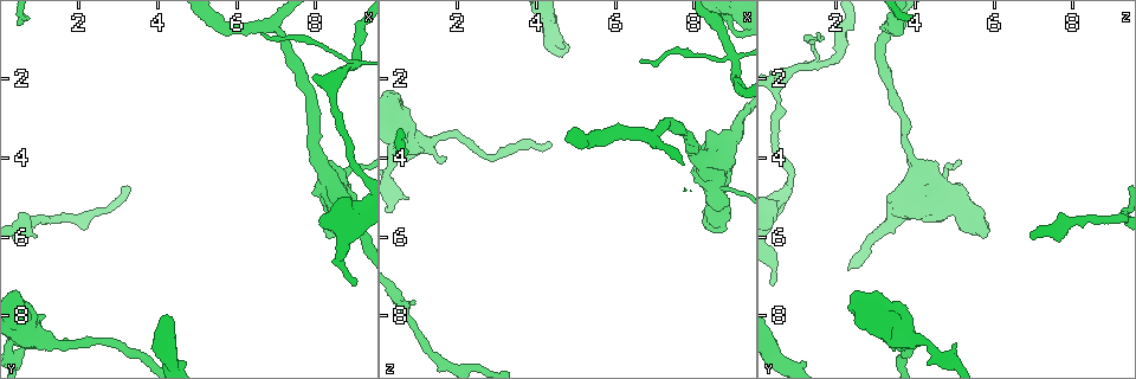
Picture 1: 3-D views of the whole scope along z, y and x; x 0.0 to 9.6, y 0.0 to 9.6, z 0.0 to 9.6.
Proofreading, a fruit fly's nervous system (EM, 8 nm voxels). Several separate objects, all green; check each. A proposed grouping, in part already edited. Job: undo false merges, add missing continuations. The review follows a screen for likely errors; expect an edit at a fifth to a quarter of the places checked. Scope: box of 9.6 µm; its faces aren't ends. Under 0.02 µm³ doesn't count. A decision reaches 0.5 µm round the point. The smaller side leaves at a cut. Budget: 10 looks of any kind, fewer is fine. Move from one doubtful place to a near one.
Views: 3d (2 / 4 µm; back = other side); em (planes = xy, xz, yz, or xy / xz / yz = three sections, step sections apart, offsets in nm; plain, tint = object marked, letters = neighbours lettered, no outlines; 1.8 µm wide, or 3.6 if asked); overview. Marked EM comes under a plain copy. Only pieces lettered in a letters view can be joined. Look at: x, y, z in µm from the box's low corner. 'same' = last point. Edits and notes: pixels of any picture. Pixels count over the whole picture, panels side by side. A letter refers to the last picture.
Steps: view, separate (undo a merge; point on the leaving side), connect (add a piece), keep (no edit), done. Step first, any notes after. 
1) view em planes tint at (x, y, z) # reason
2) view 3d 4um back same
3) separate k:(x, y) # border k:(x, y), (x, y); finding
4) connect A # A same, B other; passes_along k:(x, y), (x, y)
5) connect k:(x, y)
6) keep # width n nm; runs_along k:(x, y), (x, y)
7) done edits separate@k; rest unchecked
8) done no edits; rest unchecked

view em 3.6um xy step 4 tint at (8.45, 5.75, 5.65) # thick turns thin

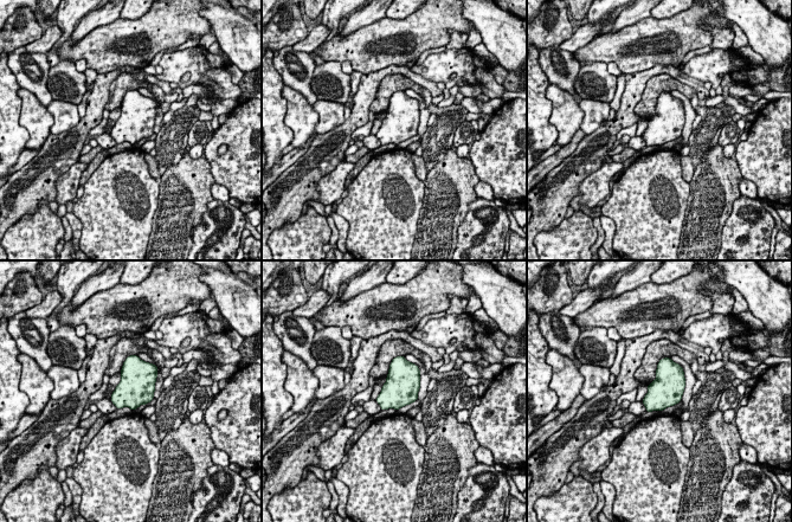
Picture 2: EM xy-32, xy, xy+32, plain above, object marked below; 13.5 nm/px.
view em 3.6um planes tint same

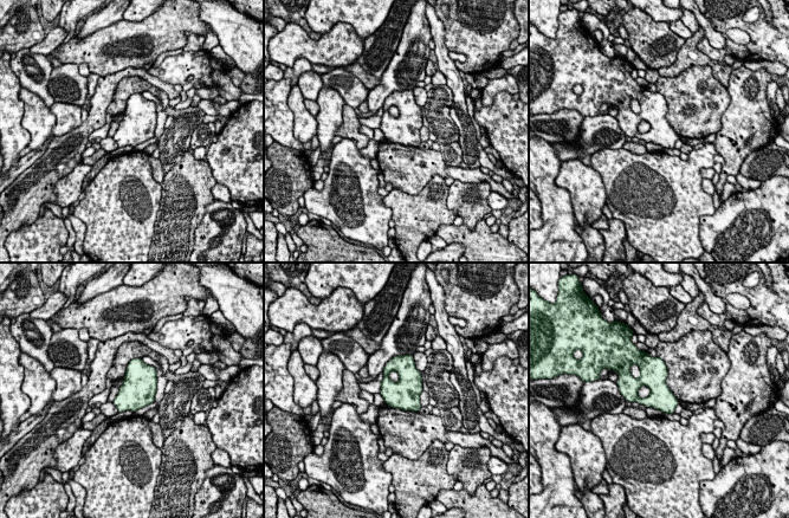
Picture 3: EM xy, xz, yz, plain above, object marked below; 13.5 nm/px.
view em 3.6um planes letters same # what lies round it

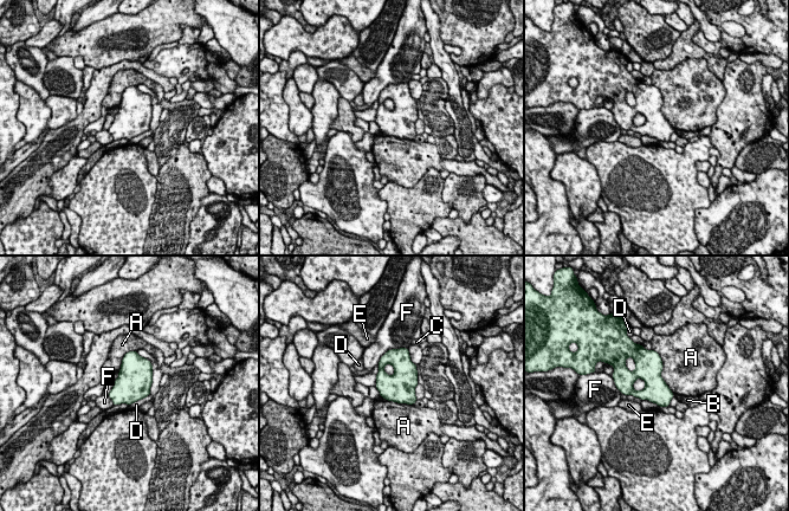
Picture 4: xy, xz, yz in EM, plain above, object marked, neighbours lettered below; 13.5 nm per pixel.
keep # width 320 nm; A other, B other, C other, D other, E other, F other; one neuron here

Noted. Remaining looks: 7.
view em 3.6um planes letters at (8.15, 4.15, 4.45) # thick end

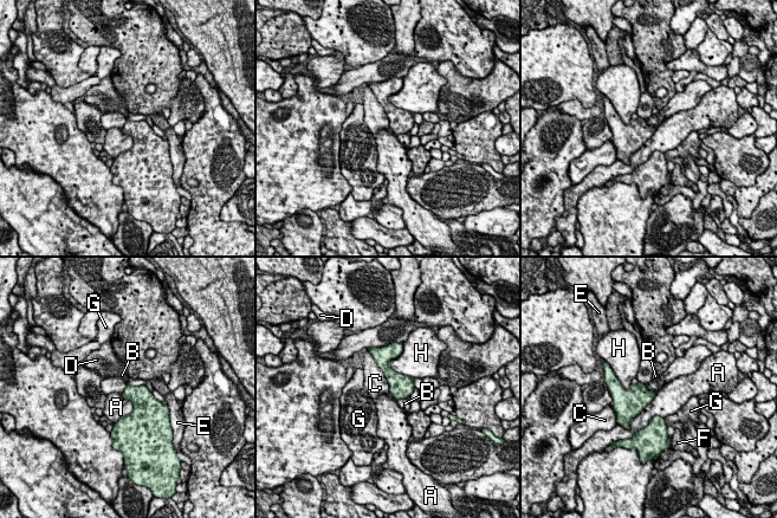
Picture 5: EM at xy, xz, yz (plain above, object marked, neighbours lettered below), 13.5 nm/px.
keep # A other, B other, C other, D other, E other, F other, G other, H other; border 5:(369, 353), (382, 371), (390, 394); no lettered piece goes on from it

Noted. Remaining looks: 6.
view em xy step 8 tint at (8.95, 1.60, 1.40) # thick turns thin

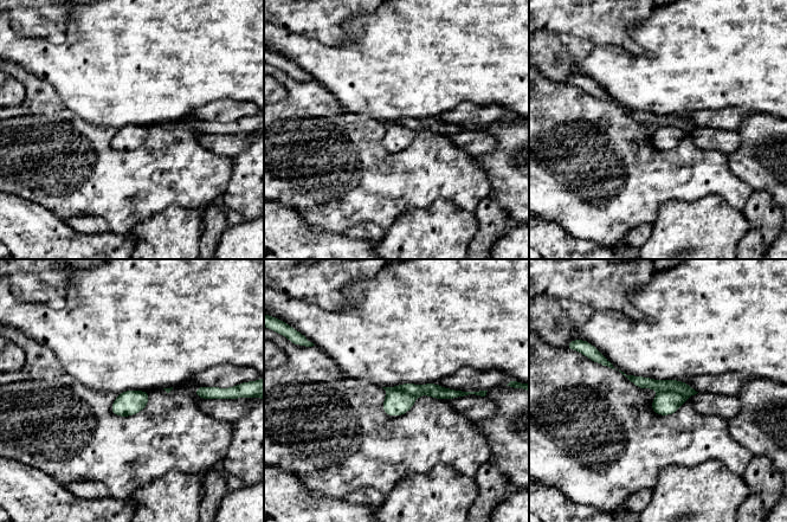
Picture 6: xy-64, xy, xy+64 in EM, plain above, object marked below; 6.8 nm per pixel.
view em planes tint same

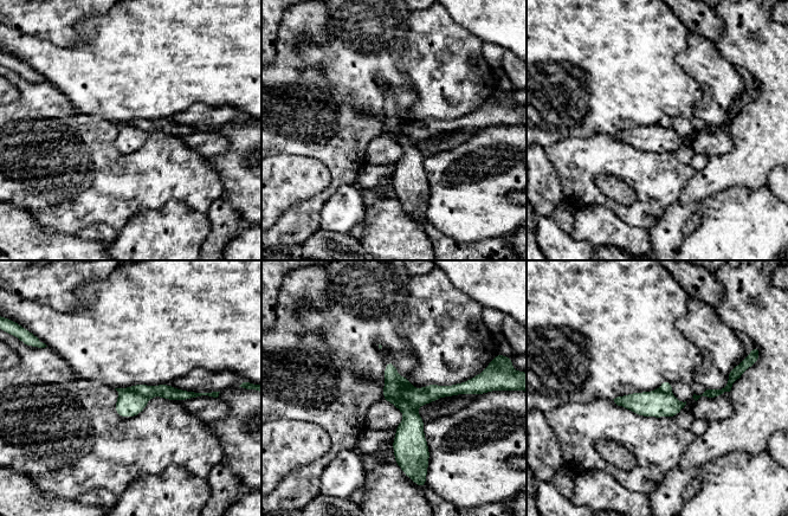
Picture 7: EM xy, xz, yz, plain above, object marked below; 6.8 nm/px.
view em planes letters same

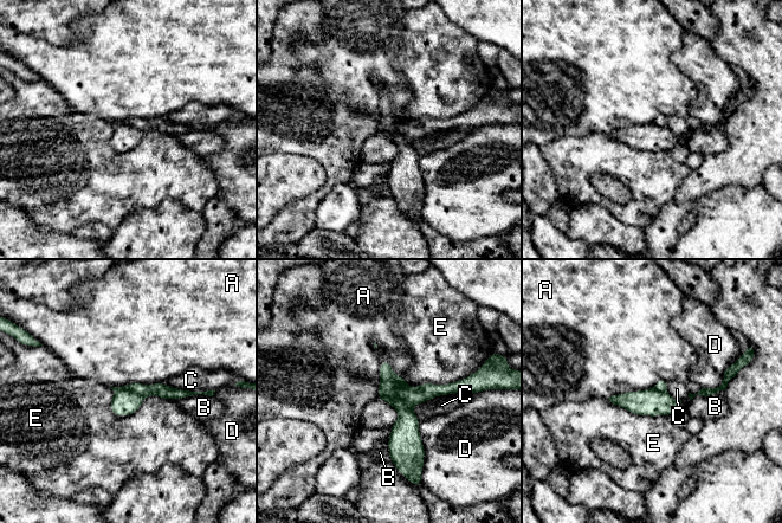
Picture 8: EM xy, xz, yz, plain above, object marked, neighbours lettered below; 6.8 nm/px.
separate 8:(160, 389) # width 190 nm; A other, B other, C other, D other, E other; part_leaving 8:(130, 386), (186, 393); a second neuron is stuck on

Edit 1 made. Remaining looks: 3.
view overview

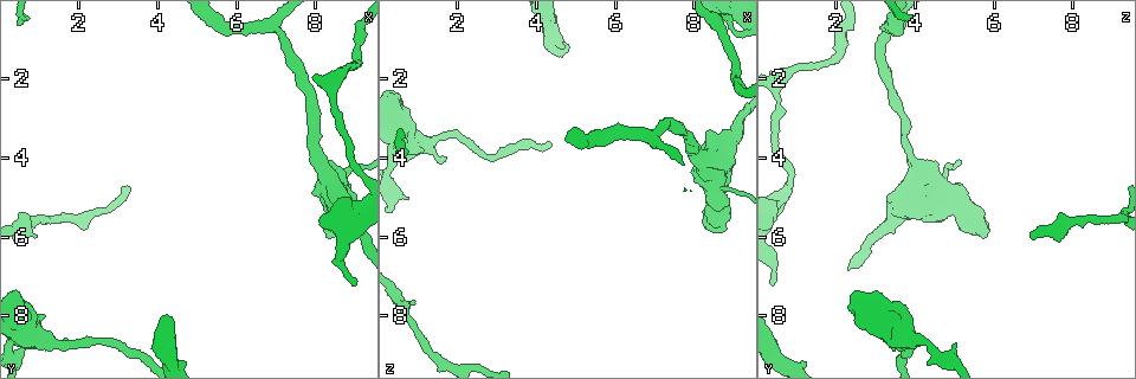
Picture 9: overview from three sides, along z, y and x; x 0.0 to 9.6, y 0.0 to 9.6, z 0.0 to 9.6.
view em xz step 8 letters at (6.90, 0.70, 3.50) # branch point

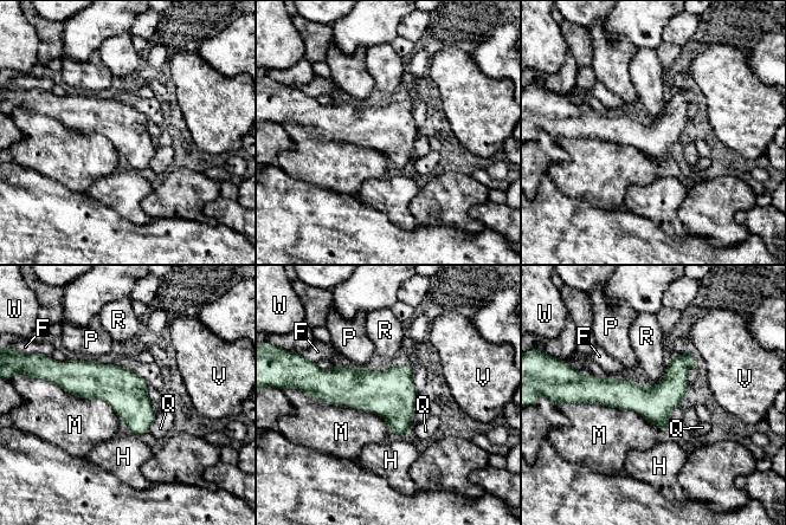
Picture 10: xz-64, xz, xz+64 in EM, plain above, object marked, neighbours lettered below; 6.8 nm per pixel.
keep # width 240 nm; F other, H other, M other, P other, Q other, R other, V other, W other; border 10:(669, 362), (664, 377), (646, 386); all the same neuron

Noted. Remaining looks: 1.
done edits separate@8; rest unchecked

